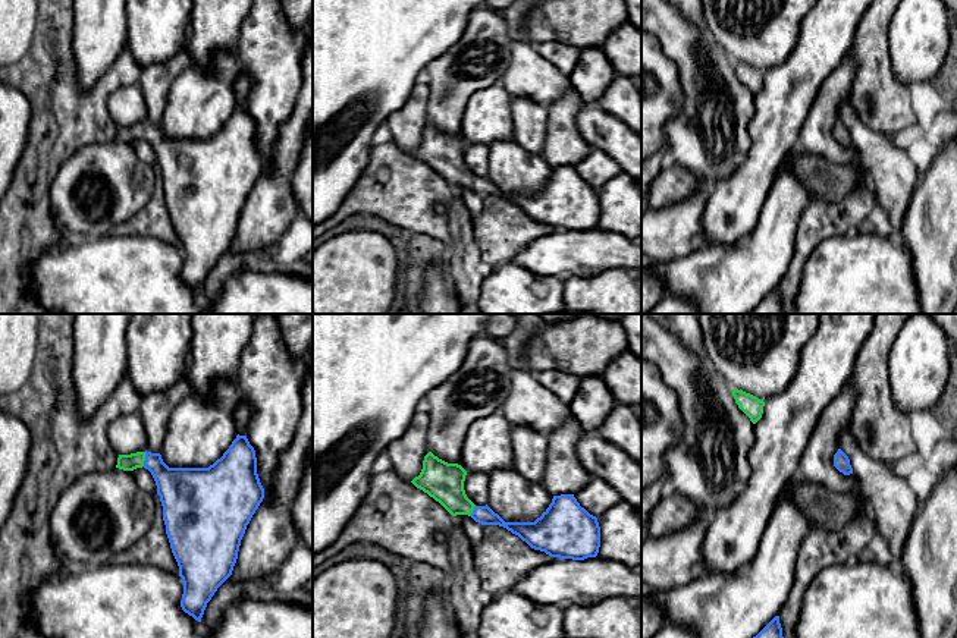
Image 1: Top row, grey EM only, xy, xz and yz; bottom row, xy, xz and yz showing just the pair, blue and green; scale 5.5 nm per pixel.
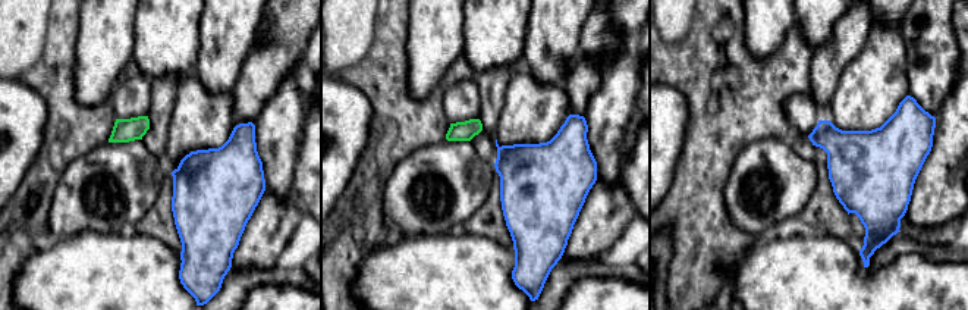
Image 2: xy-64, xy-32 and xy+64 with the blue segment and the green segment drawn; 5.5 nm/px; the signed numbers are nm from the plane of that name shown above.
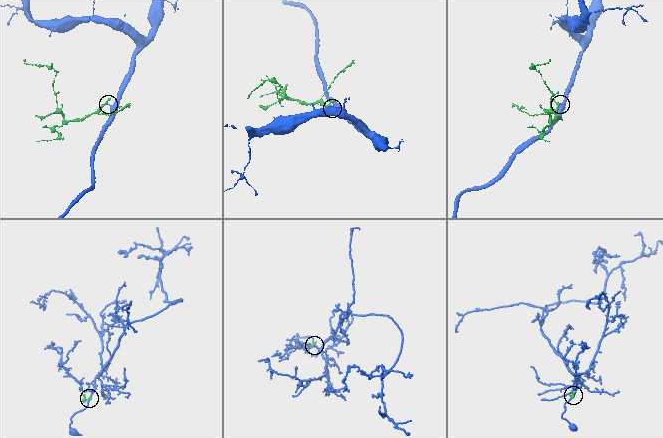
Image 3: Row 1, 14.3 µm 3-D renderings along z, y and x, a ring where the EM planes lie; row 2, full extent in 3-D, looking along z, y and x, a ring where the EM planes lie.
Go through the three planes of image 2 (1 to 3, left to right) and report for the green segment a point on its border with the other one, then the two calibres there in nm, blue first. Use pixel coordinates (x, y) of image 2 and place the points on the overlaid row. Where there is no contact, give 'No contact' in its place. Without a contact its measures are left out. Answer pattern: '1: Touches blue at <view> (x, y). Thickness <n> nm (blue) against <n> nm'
1: No contact
2: No contact
3: No contact

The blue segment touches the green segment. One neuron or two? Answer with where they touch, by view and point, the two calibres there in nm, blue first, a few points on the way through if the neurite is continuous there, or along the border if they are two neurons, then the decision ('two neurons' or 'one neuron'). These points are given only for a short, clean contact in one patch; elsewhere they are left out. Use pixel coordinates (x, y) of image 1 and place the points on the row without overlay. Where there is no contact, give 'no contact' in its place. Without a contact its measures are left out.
meets blue in xy at (146, 131); 240 nm thick on the blue side, 100 nm on the other; runs through xy (181, 160), (146, 131), (128, 134); one neuron

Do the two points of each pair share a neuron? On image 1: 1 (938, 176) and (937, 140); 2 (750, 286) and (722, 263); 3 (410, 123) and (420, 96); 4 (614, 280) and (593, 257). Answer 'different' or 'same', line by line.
1: different
2: same
3: same
4: different

